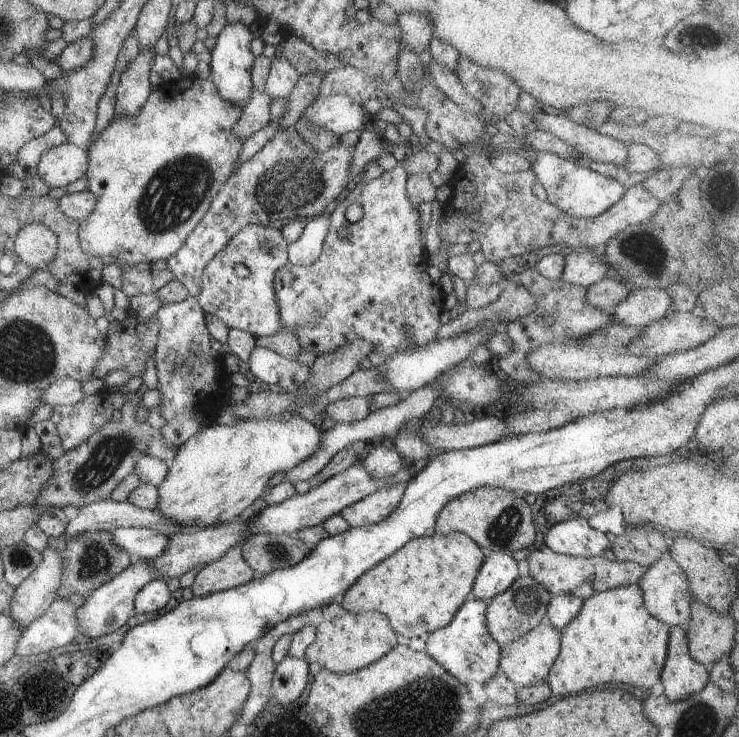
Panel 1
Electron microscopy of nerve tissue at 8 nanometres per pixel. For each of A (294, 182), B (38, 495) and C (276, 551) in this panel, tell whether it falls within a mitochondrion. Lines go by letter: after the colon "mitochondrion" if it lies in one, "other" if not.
A: mitochondrion
B: other
C: mitochondrion

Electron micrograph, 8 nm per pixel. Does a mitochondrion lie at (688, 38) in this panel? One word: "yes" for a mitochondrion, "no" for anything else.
yes

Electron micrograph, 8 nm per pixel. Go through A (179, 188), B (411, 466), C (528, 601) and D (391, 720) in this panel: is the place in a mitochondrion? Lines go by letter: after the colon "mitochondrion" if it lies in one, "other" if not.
A: mitochondrion
B: other
C: mitochondrion
D: mitochondrion

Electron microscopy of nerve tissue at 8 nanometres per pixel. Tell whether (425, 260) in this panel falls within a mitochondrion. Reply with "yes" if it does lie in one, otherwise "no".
no

